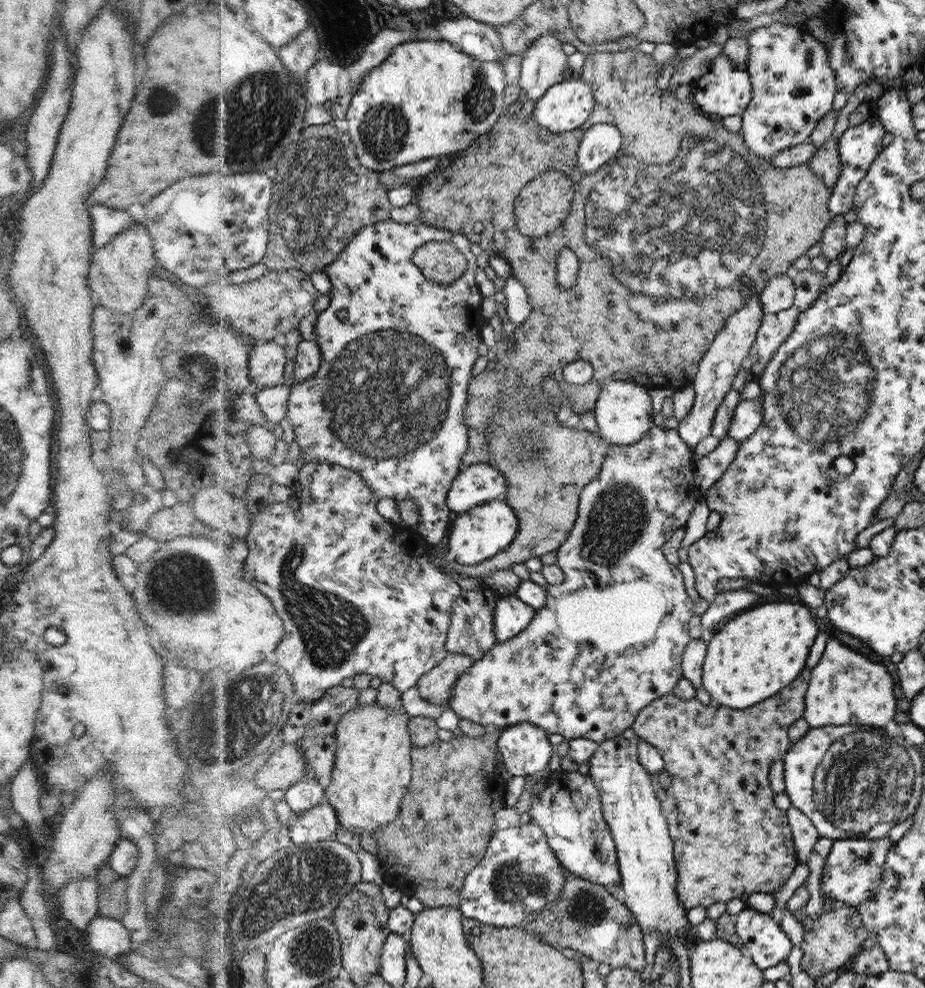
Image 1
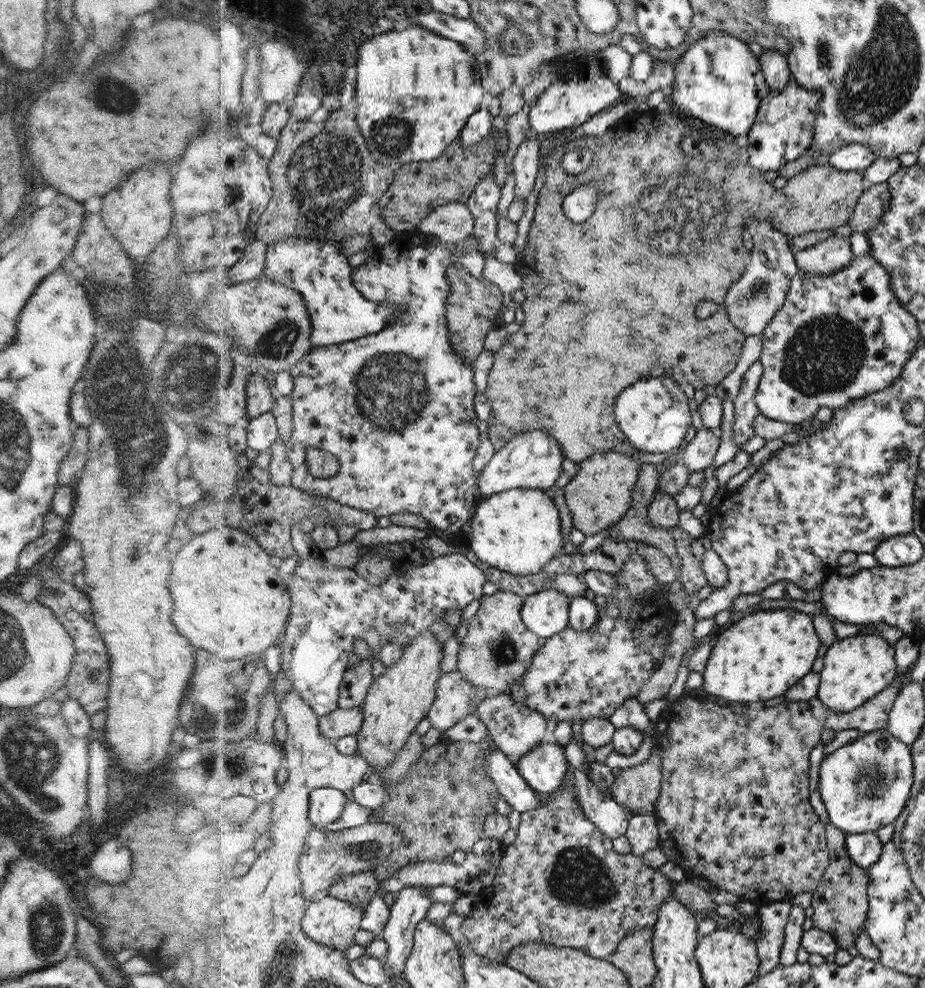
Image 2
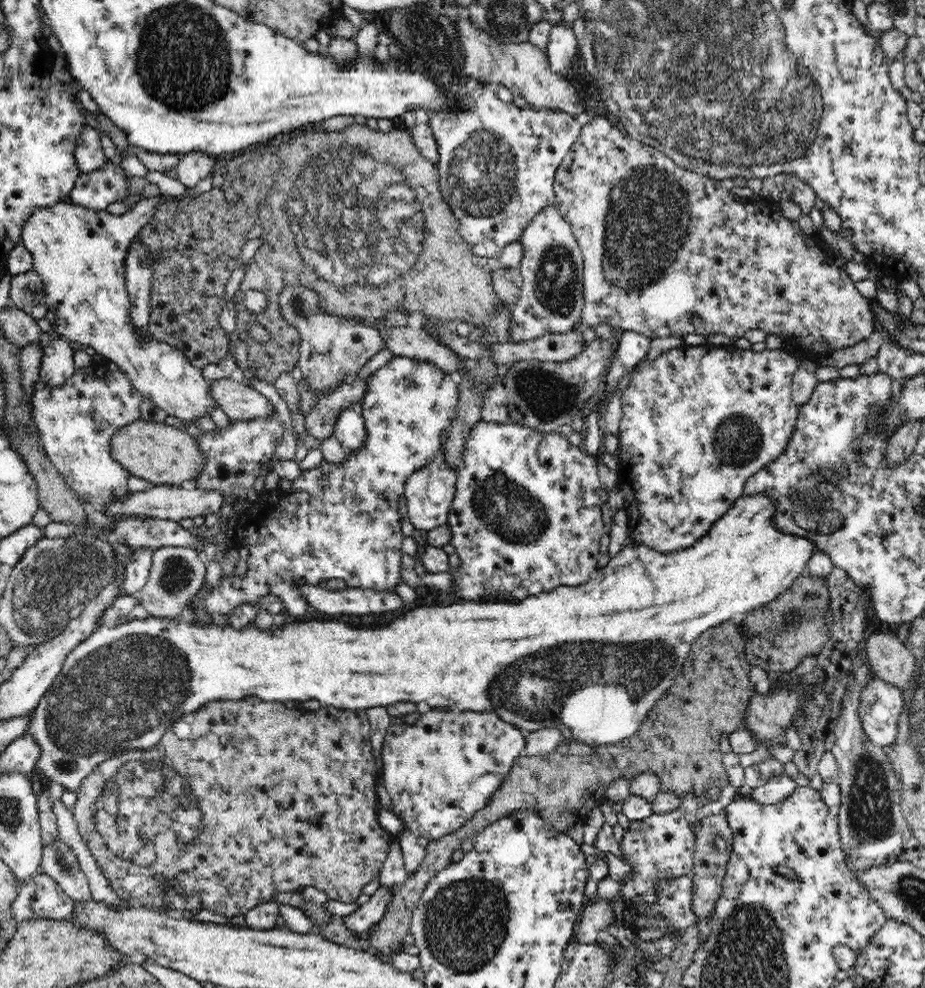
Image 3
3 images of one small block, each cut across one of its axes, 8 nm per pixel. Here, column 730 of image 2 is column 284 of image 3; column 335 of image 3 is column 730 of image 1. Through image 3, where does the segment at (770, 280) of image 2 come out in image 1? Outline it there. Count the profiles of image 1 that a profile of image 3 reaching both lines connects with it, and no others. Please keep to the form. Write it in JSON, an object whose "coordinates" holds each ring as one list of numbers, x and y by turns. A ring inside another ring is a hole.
{"coordinates":[[752,291,746,295,746,303,736,311,731,313,724,323,724,327,715,337,712,345,704,353,700,361,698,370,693,378,691,385,695,392,694,404,686,418,679,421,676,430,680,433,682,439,695,447,700,440,712,434,712,427,715,422,716,411,720,404,726,398,728,391,733,388,736,375,739,374,743,360,749,355,763,324,763,304,760,303,759,293]]}

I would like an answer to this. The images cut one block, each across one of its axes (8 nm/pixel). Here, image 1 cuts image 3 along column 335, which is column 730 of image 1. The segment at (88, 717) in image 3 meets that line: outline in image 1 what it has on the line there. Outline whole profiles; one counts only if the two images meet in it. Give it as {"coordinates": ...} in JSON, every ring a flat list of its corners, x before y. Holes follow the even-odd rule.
{"coordinates":[[794,602,766,604,740,614,720,632,715,631,707,645,702,685,715,706,736,710,755,707,798,678,816,634,812,614]]}

